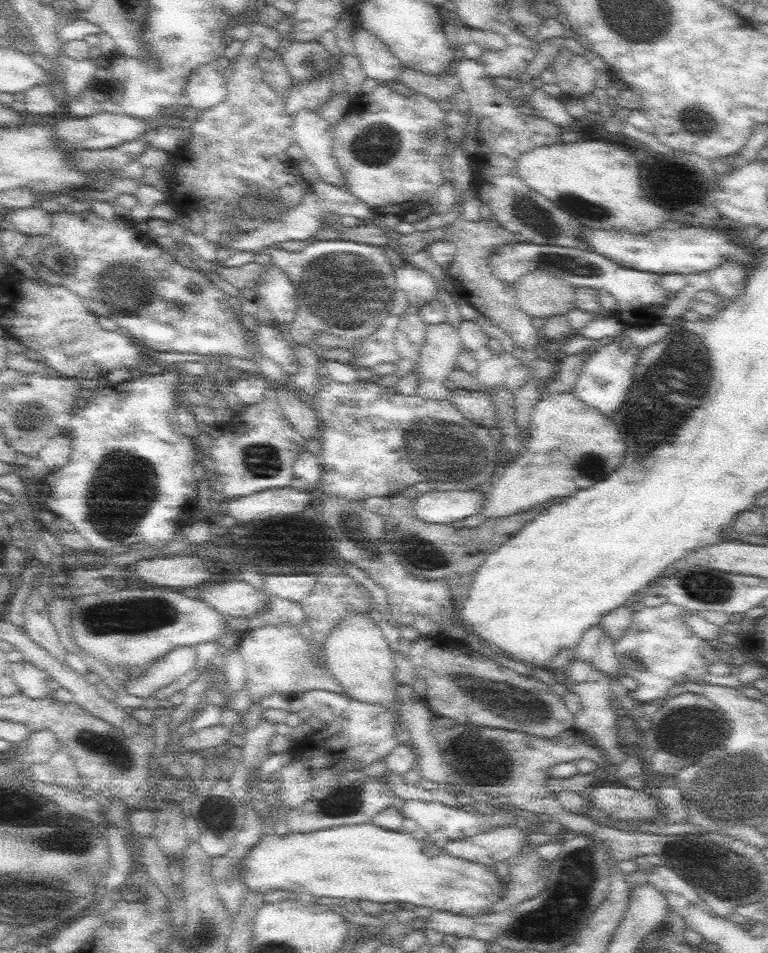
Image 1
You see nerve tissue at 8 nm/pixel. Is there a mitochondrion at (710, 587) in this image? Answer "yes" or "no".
yes

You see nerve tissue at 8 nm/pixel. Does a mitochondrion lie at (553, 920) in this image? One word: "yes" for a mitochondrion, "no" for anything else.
yes

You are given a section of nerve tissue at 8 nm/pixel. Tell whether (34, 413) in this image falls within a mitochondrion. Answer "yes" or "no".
yes

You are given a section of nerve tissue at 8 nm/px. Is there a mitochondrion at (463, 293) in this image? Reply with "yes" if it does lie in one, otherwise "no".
no

